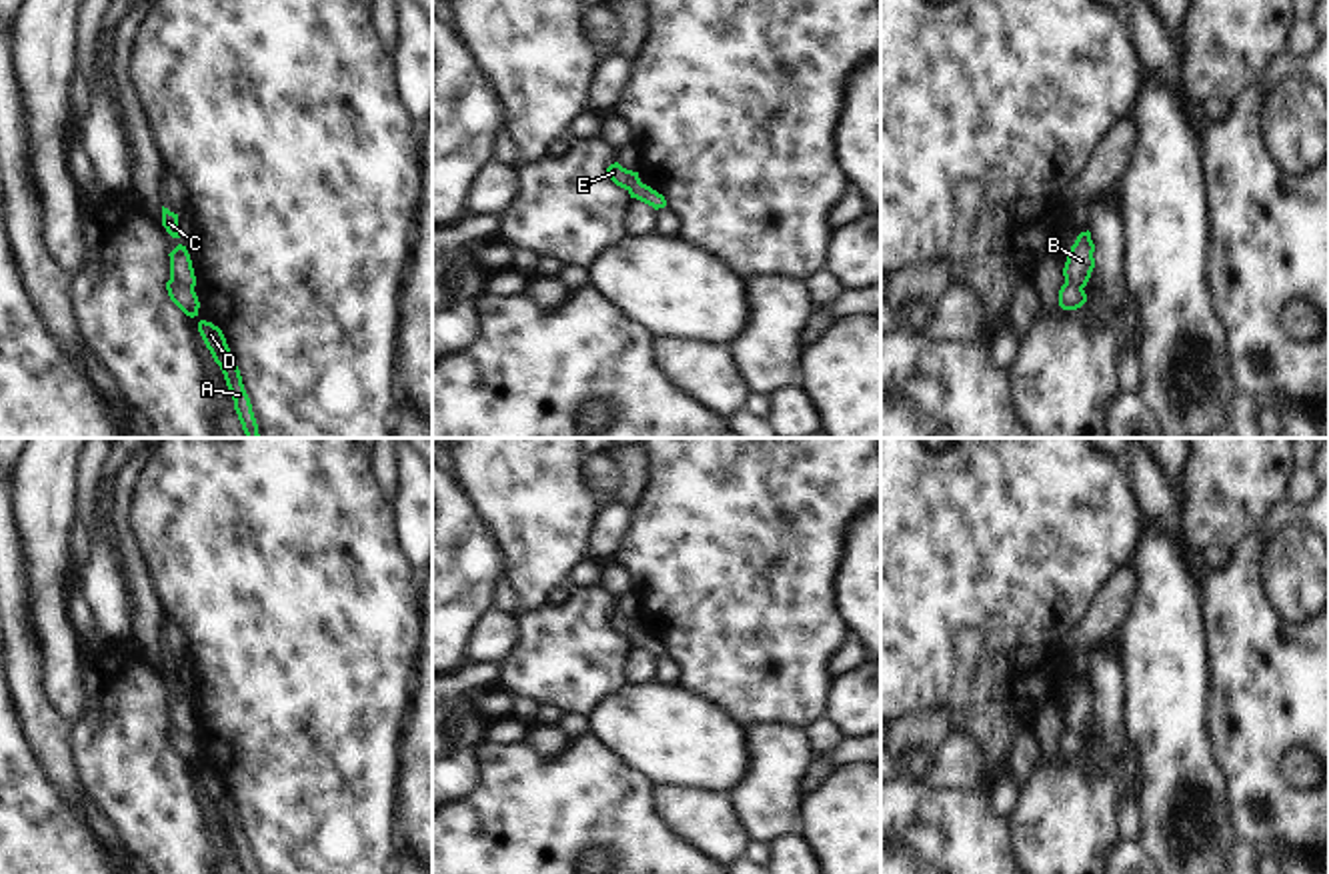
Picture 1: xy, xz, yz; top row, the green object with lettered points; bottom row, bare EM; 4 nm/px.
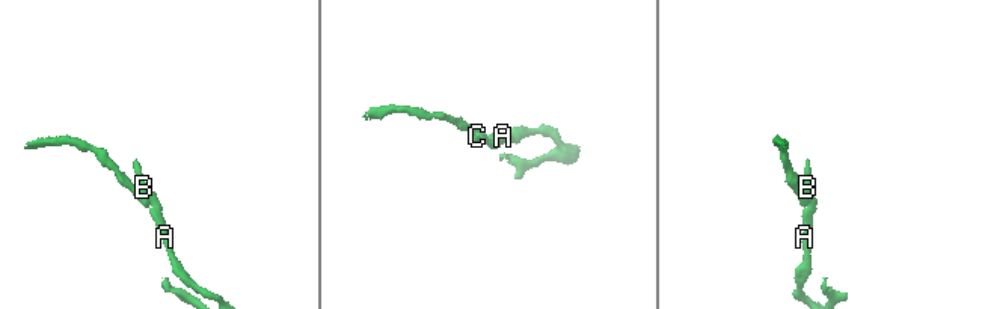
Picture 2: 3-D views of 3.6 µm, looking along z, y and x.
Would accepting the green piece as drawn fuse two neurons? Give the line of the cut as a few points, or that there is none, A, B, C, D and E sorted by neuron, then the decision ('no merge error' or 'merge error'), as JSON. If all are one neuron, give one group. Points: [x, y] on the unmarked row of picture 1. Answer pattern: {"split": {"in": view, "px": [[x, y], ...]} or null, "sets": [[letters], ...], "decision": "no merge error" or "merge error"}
{"split": {"in": "xy", "px": [[171, 724], [193, 738]]}, "sets": [["A", "B", "C", "D"], ["E"]], "decision": "merge error"}

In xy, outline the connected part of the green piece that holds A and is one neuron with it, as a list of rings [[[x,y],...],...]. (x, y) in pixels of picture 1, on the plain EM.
[[[200,768],[198,780],[200,780],[206,796],[210,798],[214,810],[220,814],[220,818],[224,822],[224,828],[232,842],[234,858],[238,862],[240,872],[258,874],[254,860],[252,860],[250,846],[242,832],[240,818],[236,814],[234,802],[230,800],[230,796],[226,792],[222,778],[218,774],[214,774],[212,770]]]

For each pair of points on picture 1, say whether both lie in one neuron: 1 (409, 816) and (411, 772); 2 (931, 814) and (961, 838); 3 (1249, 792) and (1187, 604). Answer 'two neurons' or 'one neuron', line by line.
1: one neuron
2: one neuron
3: two neurons

